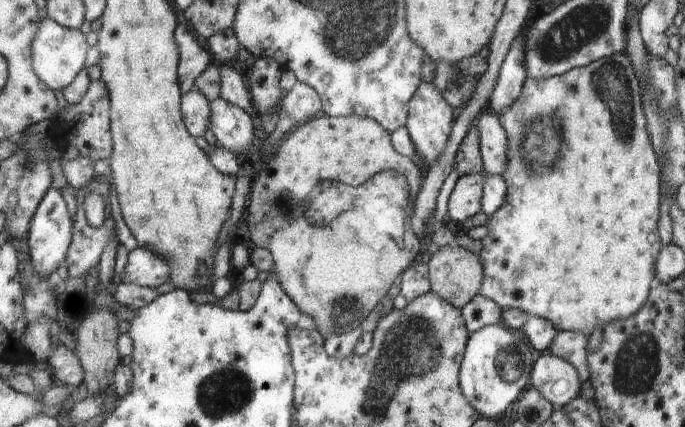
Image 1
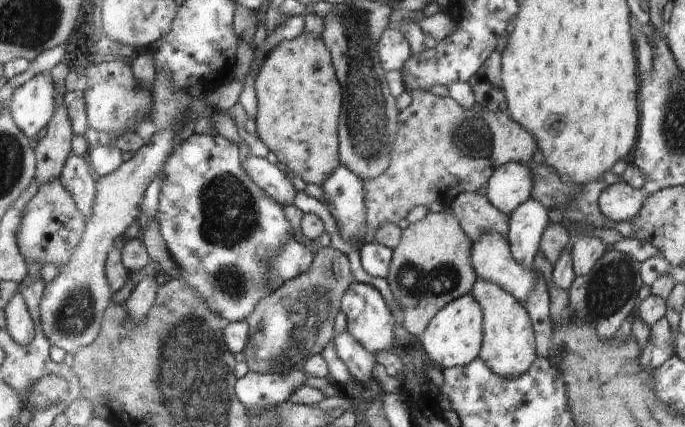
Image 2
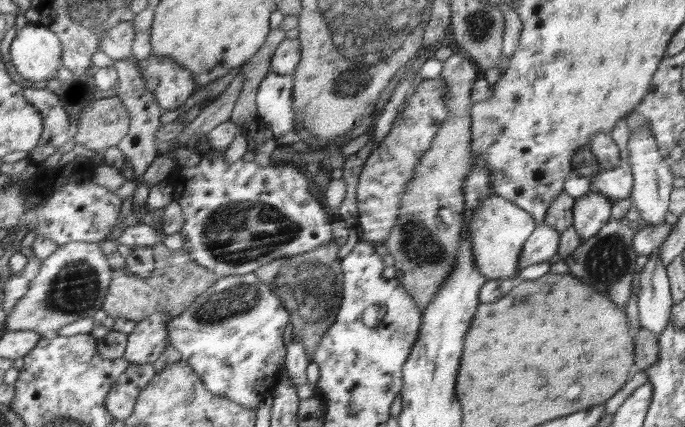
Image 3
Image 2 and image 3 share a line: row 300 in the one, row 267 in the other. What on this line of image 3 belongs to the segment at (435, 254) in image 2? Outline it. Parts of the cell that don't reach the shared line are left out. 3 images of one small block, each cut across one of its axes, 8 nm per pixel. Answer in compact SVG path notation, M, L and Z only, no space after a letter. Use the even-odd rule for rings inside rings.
M457 50L443 64L438 79L444 79L449 116L437 133L433 144L417 164L413 180L405 188L400 202L400 217L384 242L393 256L397 277L404 290L412 295L416 306L426 310L442 283L451 276L456 249L463 225L464 195L462 185L471 169L474 132L471 130L470 110L472 86L478 76L478 68L464 60Z

